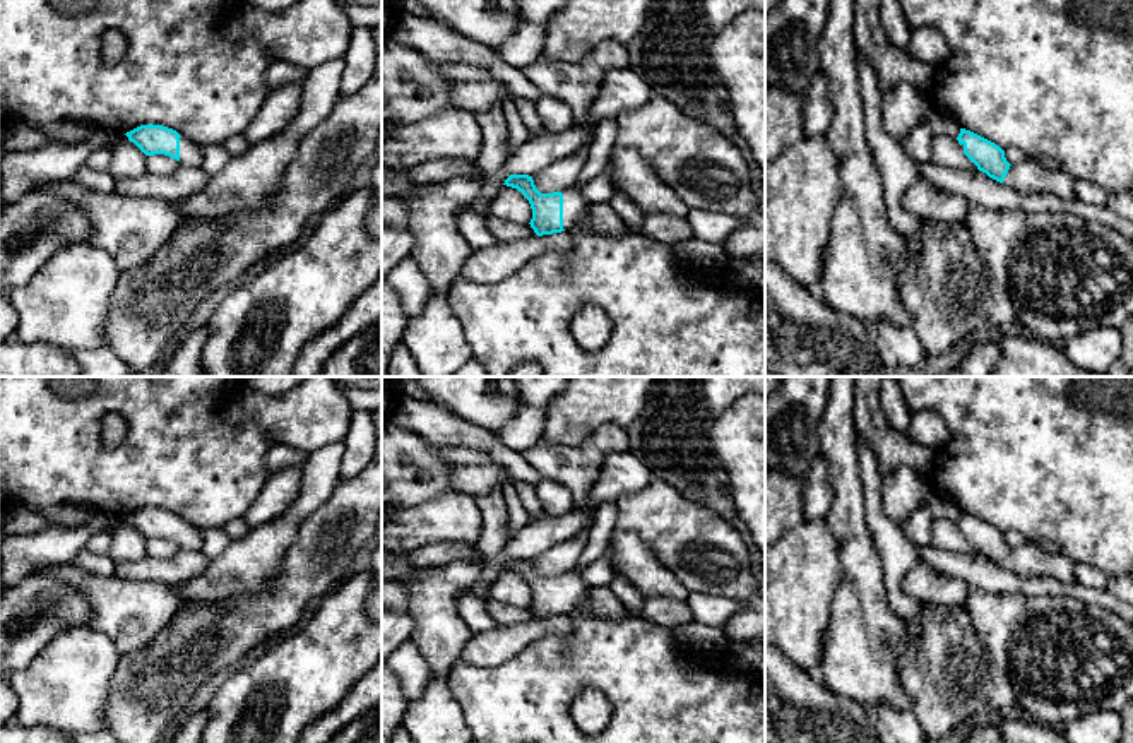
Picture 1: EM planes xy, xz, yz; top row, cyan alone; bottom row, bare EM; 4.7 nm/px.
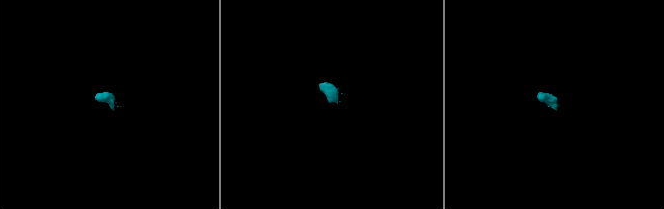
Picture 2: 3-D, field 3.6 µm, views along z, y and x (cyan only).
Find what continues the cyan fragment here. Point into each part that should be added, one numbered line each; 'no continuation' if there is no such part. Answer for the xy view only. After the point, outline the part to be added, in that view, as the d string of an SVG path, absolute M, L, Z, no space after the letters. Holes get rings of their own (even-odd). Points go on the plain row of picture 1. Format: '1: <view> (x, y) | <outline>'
1: xy (190, 540) | M180 520L180 550L181 551L202 551L204 538L197 527L187 520Z

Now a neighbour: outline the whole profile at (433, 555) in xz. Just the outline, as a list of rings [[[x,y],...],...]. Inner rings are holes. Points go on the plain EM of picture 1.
[[[433,543],[412,550],[407,556],[423,568],[443,567],[455,560],[483,560],[476,546],[467,543]]]

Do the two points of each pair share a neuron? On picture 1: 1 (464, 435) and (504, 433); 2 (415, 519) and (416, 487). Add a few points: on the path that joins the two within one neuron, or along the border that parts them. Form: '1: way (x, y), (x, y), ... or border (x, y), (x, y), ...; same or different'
1: border (493, 433), (521, 454); different
2: border (450, 490), (399, 509); different

